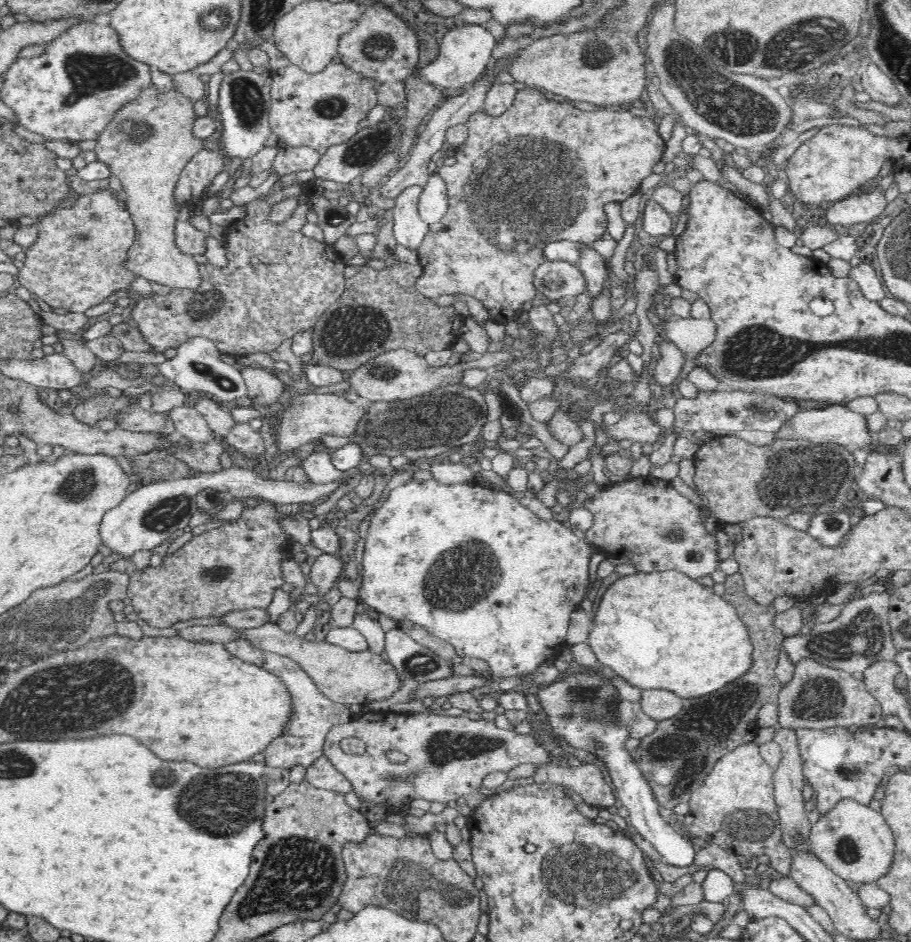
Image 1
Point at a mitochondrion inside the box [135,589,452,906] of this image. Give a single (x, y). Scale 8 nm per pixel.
(231, 799)

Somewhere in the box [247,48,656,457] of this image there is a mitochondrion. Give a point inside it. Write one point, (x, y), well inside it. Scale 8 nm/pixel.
(518, 186)

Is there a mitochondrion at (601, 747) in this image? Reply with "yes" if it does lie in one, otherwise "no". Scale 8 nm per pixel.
yes

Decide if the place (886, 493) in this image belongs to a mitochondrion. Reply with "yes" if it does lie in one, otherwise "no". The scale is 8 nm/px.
no

